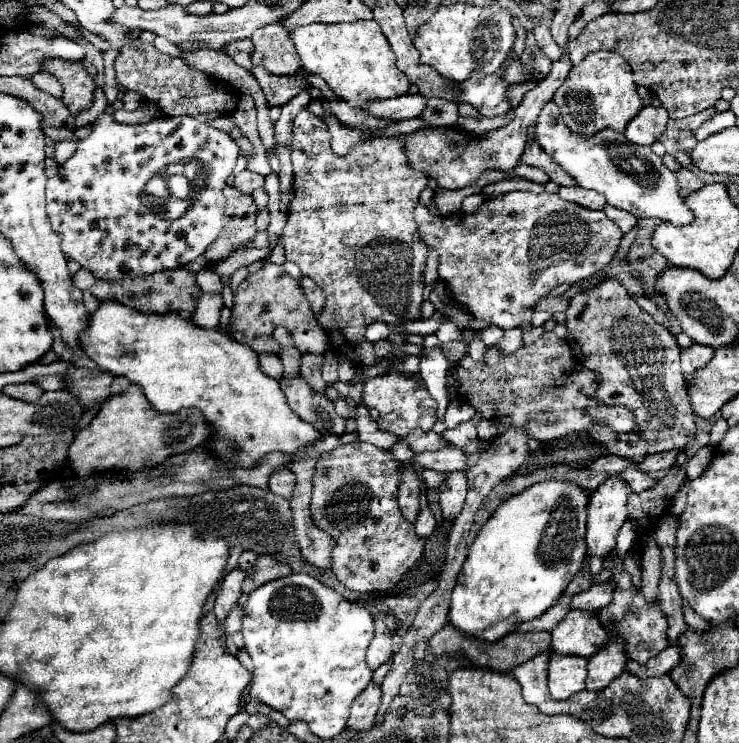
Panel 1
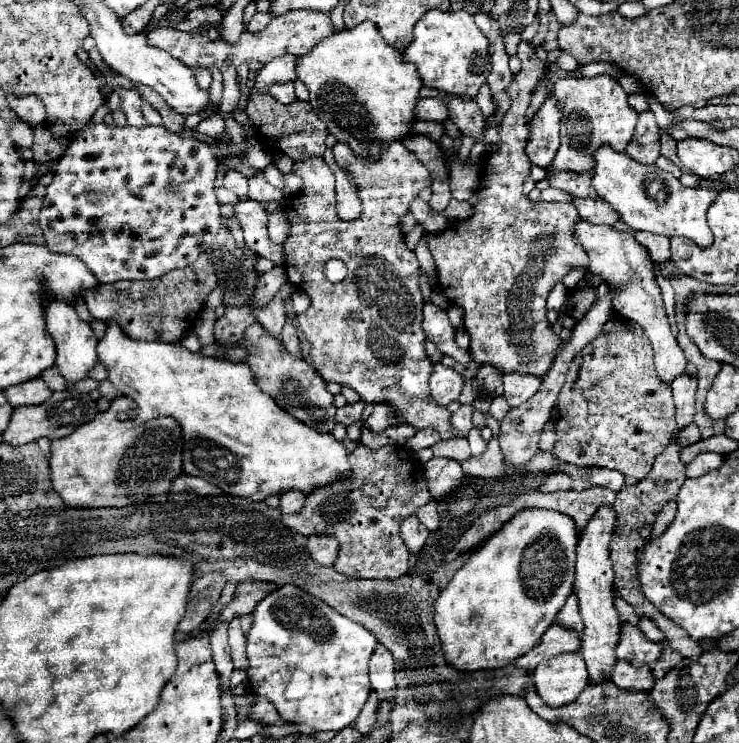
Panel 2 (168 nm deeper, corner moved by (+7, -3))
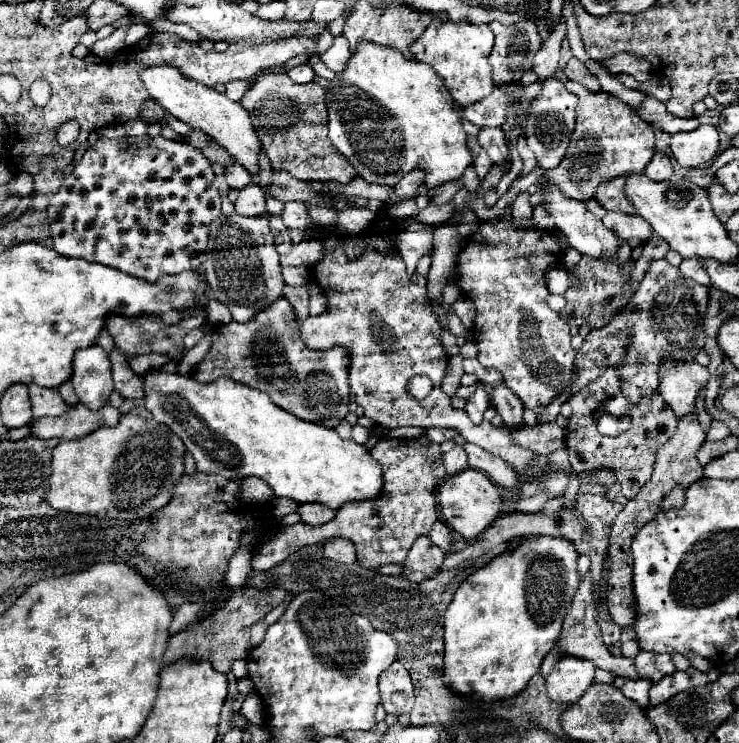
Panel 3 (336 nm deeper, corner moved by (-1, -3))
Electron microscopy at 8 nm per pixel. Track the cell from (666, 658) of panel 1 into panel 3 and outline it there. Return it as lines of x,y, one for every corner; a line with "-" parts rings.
615,677
613,685
625,693
627,699
633,699
641,703
641,707
649,705
649,689
653,685
651,679
639,677
639,679
629,679
629,677

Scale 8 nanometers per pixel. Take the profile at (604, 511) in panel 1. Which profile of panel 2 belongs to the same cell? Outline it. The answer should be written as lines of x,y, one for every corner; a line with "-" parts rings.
601,507
595,517
589,521
587,529
577,543
577,567
575,567
575,593
579,597
579,613
583,617
583,659
593,683
603,683
609,679
615,667
615,647
619,643
619,615
613,605
613,565
609,559
609,541
615,527
615,511

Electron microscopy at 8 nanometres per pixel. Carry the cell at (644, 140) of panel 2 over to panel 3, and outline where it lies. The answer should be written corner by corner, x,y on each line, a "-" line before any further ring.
657,151
653,155
653,159
649,161
649,165
645,167
645,175
649,175
649,179
653,179
653,181
665,181
671,177
671,173
673,173
671,159
661,151

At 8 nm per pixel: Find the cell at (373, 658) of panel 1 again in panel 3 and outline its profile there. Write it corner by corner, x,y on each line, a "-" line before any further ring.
395,661
379,677
381,705
387,715
405,715
413,709
413,683
407,669

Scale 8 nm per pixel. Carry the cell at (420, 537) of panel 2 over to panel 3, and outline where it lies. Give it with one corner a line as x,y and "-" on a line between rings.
421,535
415,539
405,563
403,563
403,575
409,581
421,581
425,577
435,575
441,569
441,563
445,559
445,551
441,551
427,535

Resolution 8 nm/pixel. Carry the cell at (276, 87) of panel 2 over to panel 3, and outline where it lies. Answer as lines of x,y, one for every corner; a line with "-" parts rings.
307,63
293,67
291,71
287,71
287,75
291,77
291,81
293,81
293,83
299,83
299,85
301,85
301,83
311,83
311,81
313,81
313,77
315,77
313,69
311,69

